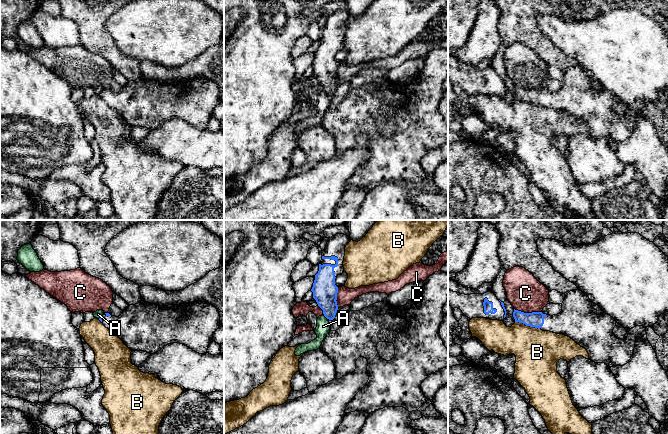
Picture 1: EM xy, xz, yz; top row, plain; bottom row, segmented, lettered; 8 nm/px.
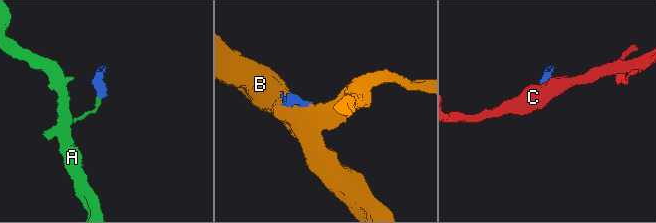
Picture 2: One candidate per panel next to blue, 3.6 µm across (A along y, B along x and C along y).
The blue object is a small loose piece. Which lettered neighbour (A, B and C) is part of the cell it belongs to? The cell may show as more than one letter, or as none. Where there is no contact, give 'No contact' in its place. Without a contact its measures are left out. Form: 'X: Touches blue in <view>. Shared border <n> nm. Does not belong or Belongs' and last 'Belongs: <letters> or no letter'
A: Touches blue in xz. Shared border 50 nm. Does not belong
B: Touches blue in yz. Shared border 220 nm. Does not belong
C: Touches blue in yz. Shared border 220 nm. Does not belong
Belongs: no letter

